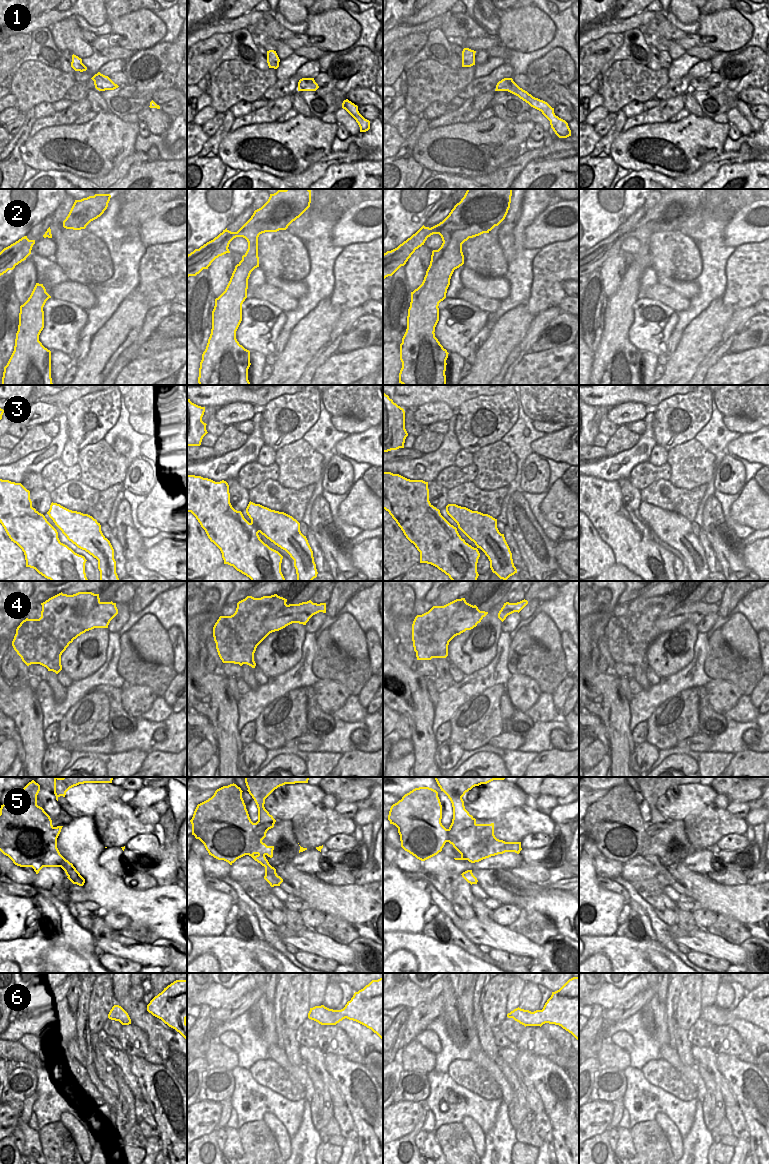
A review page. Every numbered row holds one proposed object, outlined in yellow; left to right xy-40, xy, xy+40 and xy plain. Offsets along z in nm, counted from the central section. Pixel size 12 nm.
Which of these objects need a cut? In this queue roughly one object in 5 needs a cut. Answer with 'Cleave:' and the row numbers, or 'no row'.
Cleave: 4

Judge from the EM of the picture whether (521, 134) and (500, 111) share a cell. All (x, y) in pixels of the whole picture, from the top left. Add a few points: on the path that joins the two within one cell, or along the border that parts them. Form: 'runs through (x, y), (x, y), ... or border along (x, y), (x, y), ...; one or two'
border along (495, 114), (505, 121), (515, 122); two

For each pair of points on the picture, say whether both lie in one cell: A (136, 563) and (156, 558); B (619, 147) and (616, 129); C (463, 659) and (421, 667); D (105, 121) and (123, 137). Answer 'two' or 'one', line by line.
A: two
B: two
C: two
D: one

